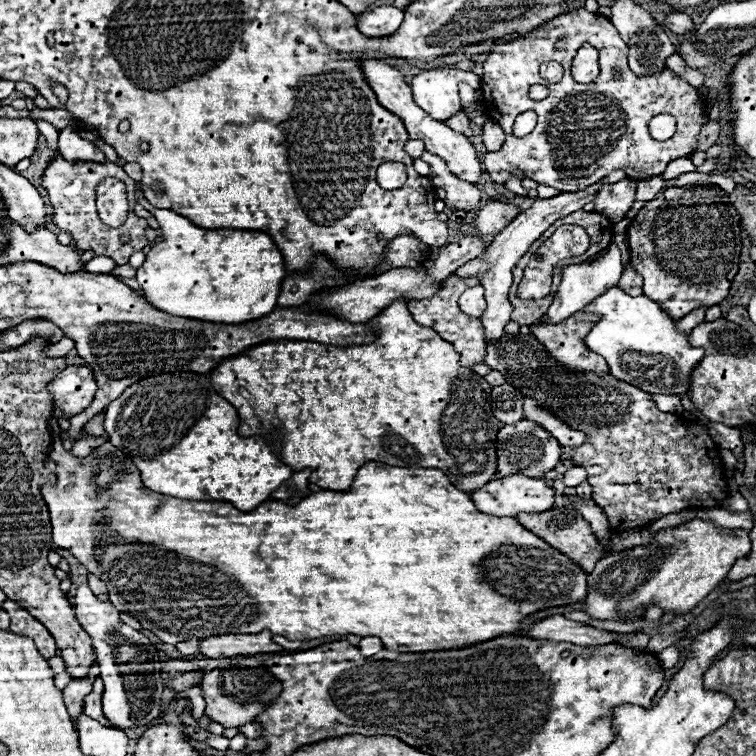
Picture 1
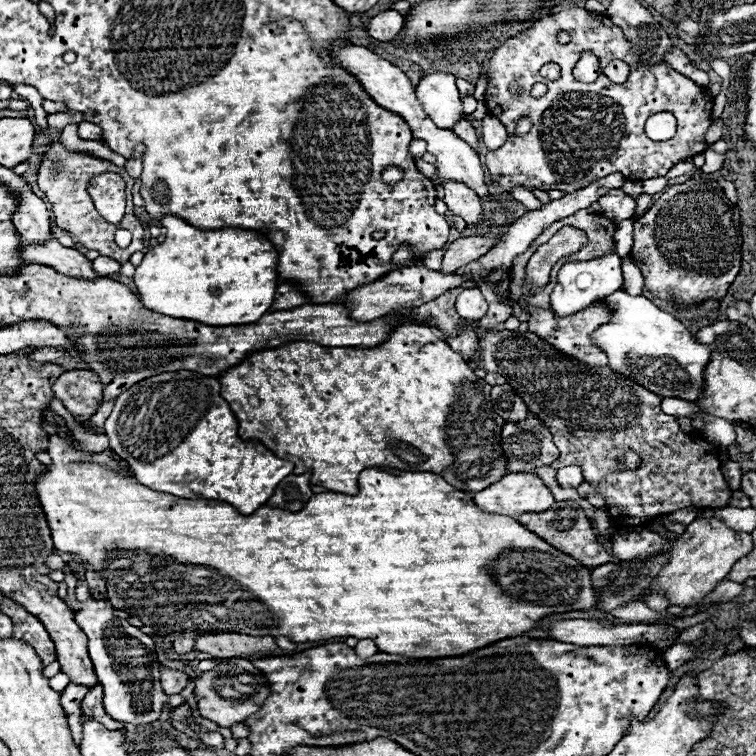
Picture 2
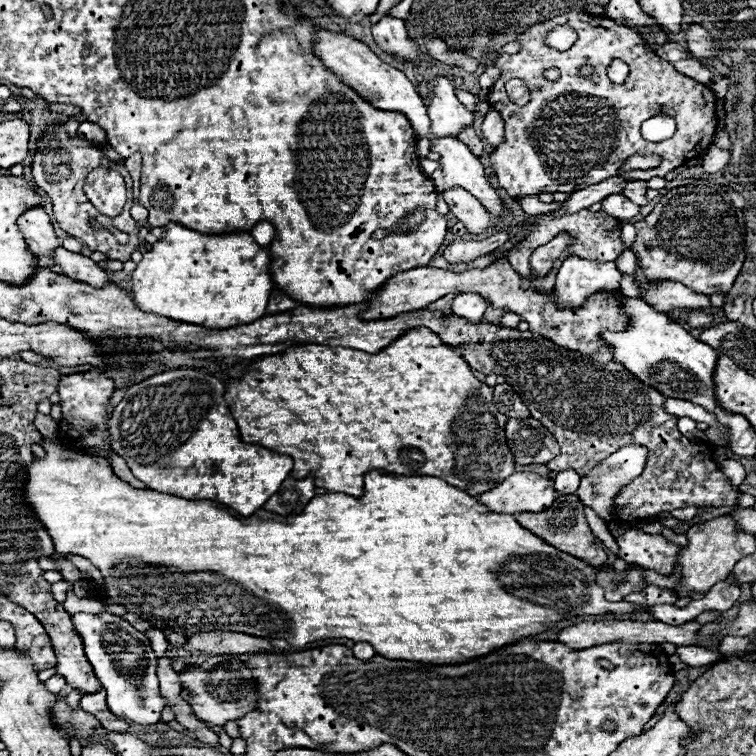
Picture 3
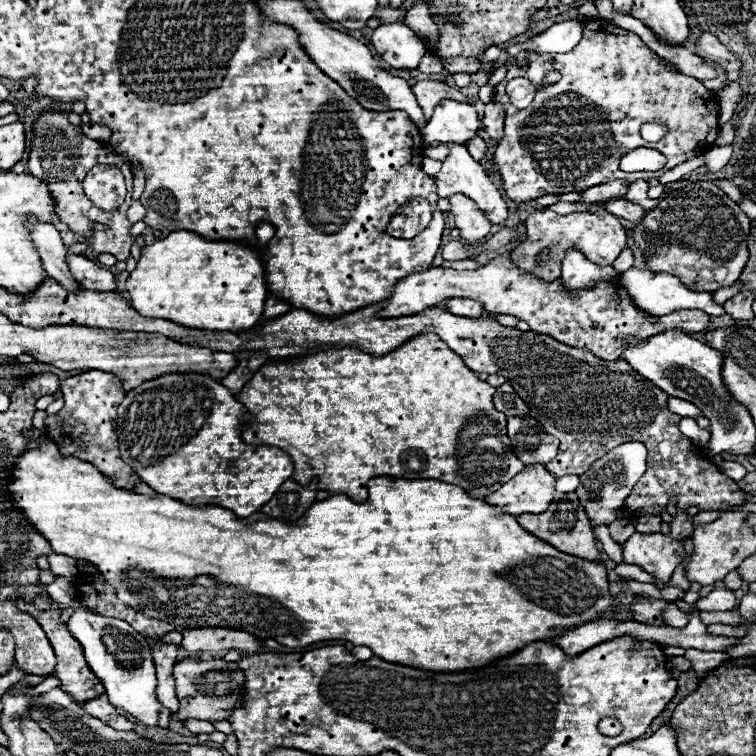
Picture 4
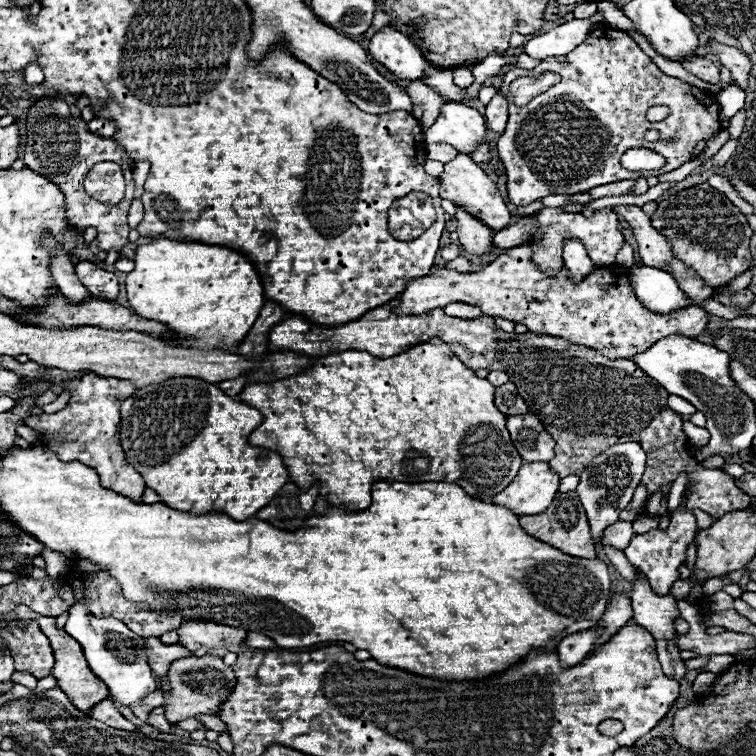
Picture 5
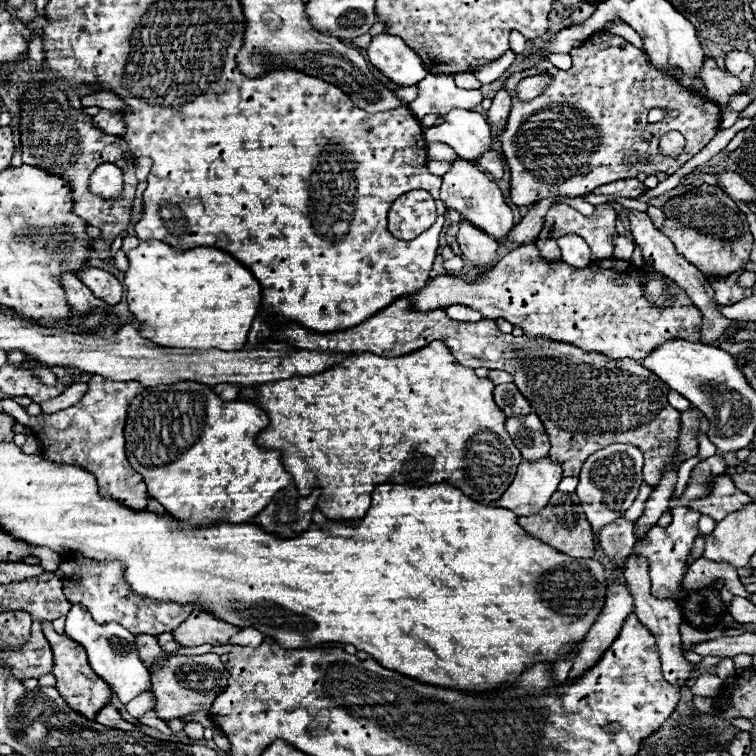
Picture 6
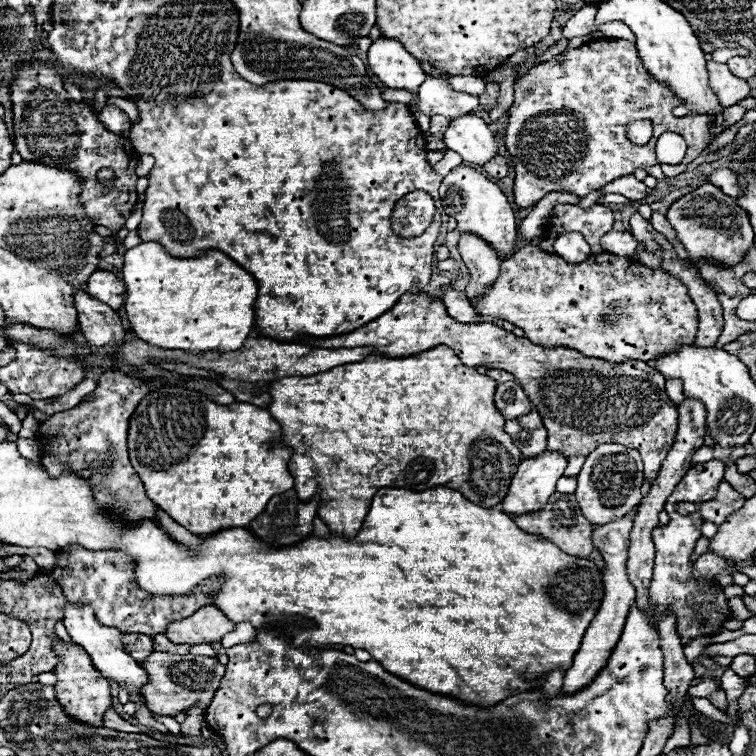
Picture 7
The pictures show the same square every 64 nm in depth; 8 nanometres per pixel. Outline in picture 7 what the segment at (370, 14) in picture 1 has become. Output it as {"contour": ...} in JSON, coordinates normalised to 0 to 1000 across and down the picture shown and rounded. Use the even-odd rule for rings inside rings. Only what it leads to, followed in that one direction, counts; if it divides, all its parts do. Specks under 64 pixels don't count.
{"contour":[[[500,50],[492,56],[487,66],[487,85],[513,116],[534,116],[548,124],[566,101],[532,56],[519,50]]]}

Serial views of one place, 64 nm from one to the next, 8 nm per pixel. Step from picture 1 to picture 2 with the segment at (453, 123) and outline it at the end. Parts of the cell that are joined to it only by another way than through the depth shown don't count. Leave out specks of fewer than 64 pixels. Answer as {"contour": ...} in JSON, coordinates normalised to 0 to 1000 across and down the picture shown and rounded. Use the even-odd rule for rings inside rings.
{"contour":[[[606,159],[606,164],[601,164],[601,169],[598,169],[606,180],[611,180],[611,185],[616,185],[624,196],[630,196],[632,193],[632,188],[630,188],[630,172],[627,172],[627,167],[622,164],[622,159]]]}

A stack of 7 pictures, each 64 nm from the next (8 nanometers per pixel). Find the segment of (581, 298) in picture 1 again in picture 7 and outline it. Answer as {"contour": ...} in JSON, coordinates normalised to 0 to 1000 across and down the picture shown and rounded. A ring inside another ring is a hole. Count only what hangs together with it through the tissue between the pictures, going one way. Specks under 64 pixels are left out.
{"contour":[[[749,307],[749,310],[738,312],[738,317],[733,317],[733,331],[738,339],[743,339],[746,344],[751,344],[757,349],[767,349],[767,347],[778,344],[783,336],[772,312],[765,307]]]}

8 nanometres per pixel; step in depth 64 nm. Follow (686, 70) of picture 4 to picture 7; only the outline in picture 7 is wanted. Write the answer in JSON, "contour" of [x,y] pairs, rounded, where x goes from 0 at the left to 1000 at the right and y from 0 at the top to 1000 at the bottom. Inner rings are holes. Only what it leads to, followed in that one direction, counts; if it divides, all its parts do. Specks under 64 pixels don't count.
{"contour":[[[937,82],[937,106],[939,106],[939,116],[944,119],[950,135],[955,143],[971,140],[976,132],[989,130],[992,127],[992,114],[987,106],[971,101],[960,85],[947,85],[947,82]]]}

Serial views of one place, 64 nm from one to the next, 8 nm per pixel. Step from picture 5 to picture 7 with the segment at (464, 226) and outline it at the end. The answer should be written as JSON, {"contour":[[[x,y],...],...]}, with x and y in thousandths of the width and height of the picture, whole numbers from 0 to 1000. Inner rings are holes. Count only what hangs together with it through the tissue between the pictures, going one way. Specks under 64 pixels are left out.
{"contour":[[[614,307],[608,312],[606,331],[622,357],[622,376],[616,378],[616,386],[622,386],[622,392],[630,392],[632,386],[638,386],[638,381],[646,381],[656,370],[661,360],[661,344],[653,328],[624,307]]]}

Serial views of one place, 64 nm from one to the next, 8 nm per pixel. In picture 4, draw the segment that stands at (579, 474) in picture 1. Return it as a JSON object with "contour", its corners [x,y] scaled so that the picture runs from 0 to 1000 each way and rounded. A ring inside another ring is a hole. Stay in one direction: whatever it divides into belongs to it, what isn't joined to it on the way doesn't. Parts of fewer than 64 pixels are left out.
{"contour":[[[751,627],[751,630],[741,630],[738,635],[735,635],[735,648],[738,651],[746,651],[746,653],[751,653],[751,651],[759,651],[762,646],[765,646],[765,630],[762,627]]]}

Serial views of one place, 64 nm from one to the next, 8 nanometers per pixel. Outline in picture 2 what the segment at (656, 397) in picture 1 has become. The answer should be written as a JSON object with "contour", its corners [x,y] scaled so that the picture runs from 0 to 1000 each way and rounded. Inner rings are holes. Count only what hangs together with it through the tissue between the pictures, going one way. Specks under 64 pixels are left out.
{"contour":[[[876,526],[873,540],[881,548],[889,548],[889,550],[910,550],[910,553],[918,553],[918,548],[926,545],[926,540],[921,534],[907,532],[902,526]]]}

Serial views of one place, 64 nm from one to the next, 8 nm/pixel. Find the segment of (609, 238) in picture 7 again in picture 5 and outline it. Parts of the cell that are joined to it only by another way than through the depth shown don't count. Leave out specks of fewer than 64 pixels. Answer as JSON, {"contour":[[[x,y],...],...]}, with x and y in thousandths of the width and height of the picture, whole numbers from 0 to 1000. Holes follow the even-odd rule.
{"contour":[[[825,323],[815,339],[815,349],[823,354],[836,354],[839,352],[839,341],[836,341],[836,325]]]}

